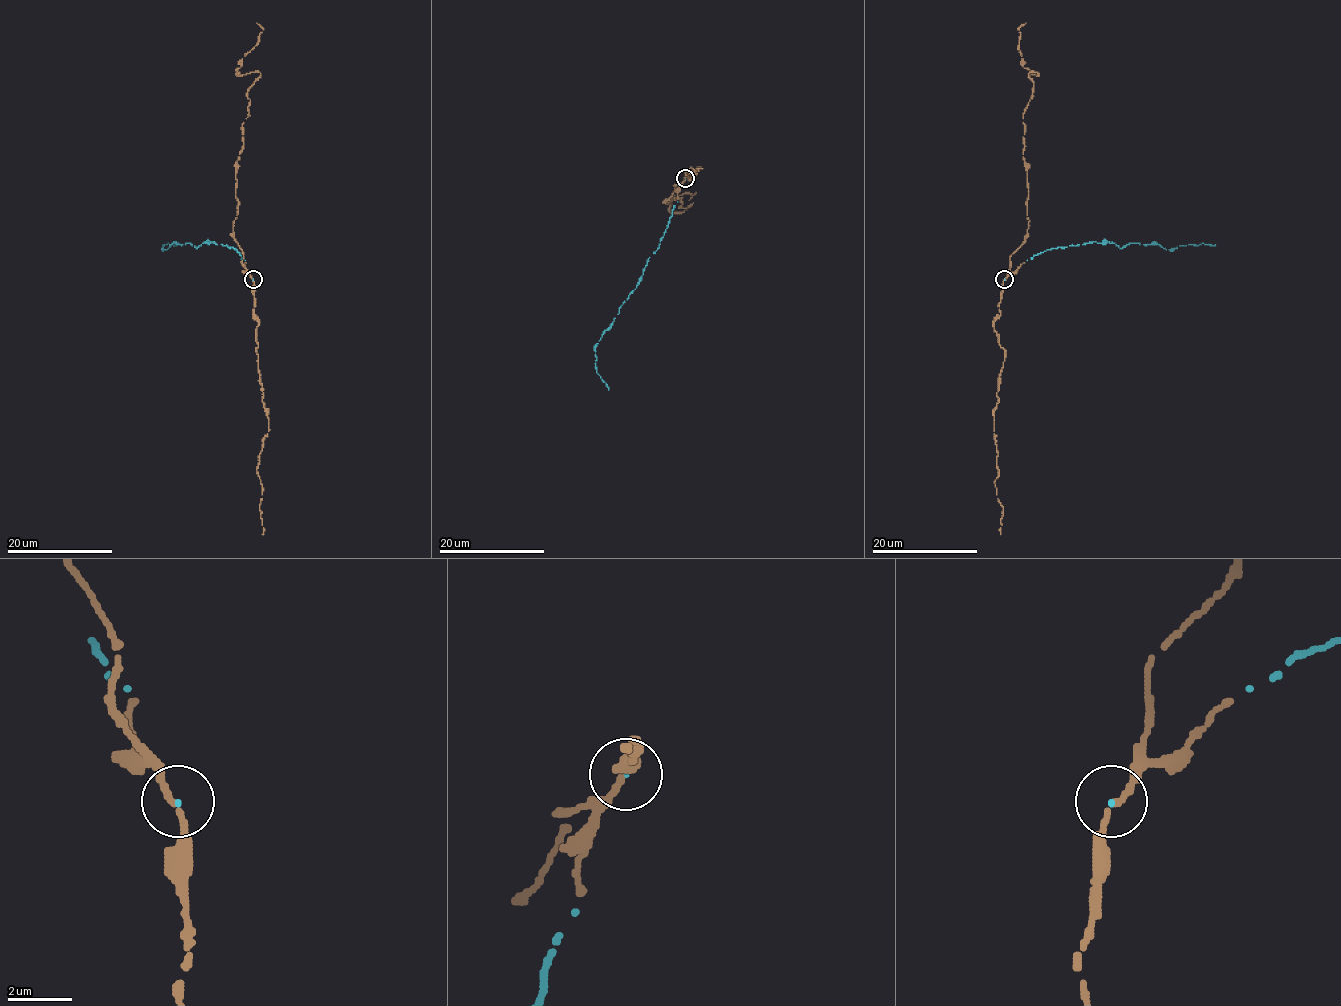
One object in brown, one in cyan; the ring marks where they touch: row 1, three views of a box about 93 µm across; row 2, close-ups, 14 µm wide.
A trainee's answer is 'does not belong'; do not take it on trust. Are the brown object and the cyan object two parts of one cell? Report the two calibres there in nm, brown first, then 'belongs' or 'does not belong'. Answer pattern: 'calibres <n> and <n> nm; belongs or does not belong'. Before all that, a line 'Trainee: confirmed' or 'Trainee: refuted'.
Trainee: refuted
calibres 190 and 70 nm; belongs

